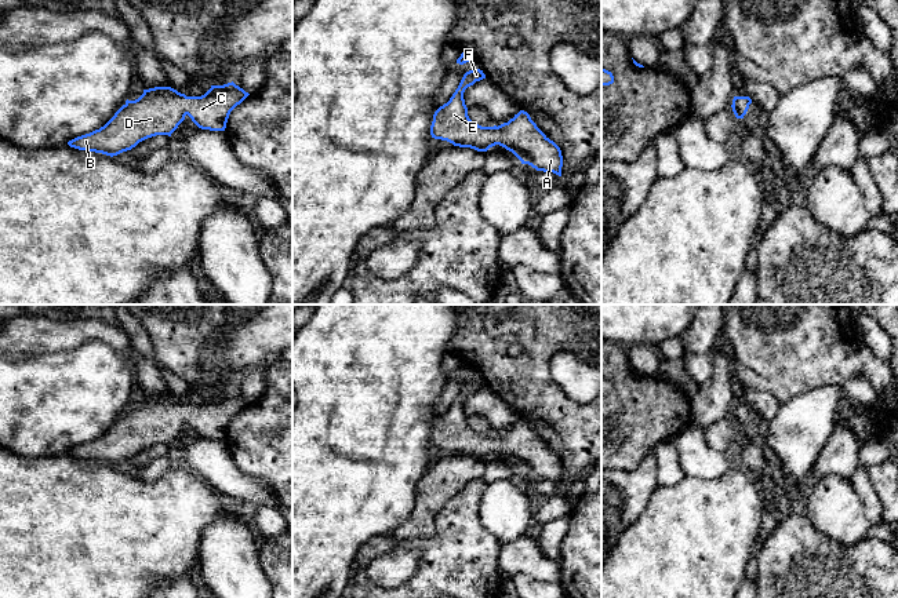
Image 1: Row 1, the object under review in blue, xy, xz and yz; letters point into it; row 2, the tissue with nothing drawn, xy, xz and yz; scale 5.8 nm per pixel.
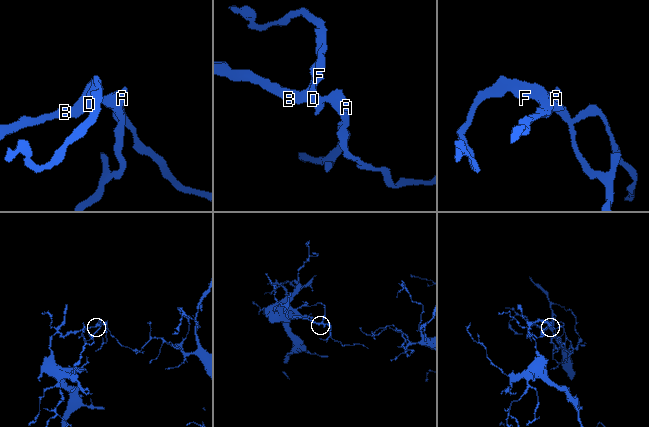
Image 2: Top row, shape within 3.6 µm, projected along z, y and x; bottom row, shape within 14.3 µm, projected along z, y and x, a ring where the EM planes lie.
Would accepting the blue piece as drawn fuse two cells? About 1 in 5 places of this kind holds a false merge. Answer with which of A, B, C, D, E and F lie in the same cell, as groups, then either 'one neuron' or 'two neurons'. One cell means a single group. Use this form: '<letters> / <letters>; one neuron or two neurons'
A B C D E F; one neuron

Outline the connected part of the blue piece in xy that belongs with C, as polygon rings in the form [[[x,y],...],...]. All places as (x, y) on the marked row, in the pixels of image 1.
[[[233,81],[211,85],[201,96],[186,96],[171,87],[143,90],[138,99],[127,99],[103,127],[68,145],[113,157],[148,138],[171,136],[186,114],[201,130],[225,131],[230,112],[248,95]]]

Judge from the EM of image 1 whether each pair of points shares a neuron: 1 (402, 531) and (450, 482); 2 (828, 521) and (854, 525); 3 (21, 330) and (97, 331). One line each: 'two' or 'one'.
1: one
2: one
3: one

